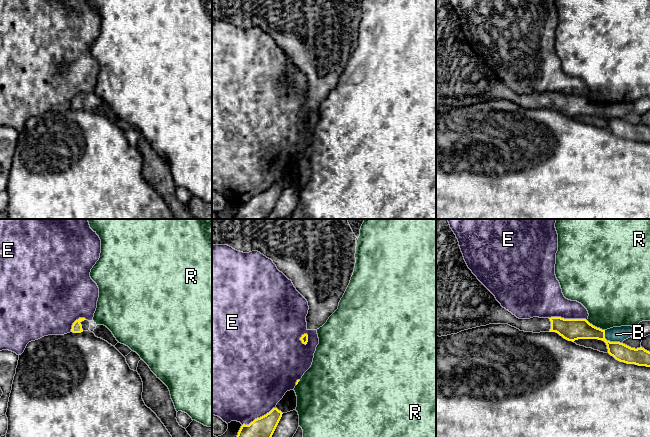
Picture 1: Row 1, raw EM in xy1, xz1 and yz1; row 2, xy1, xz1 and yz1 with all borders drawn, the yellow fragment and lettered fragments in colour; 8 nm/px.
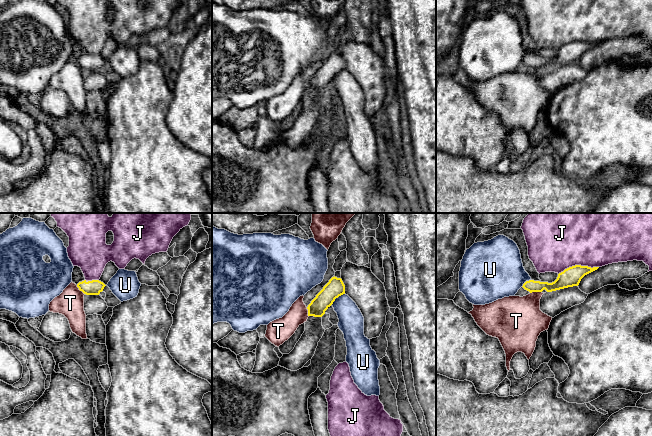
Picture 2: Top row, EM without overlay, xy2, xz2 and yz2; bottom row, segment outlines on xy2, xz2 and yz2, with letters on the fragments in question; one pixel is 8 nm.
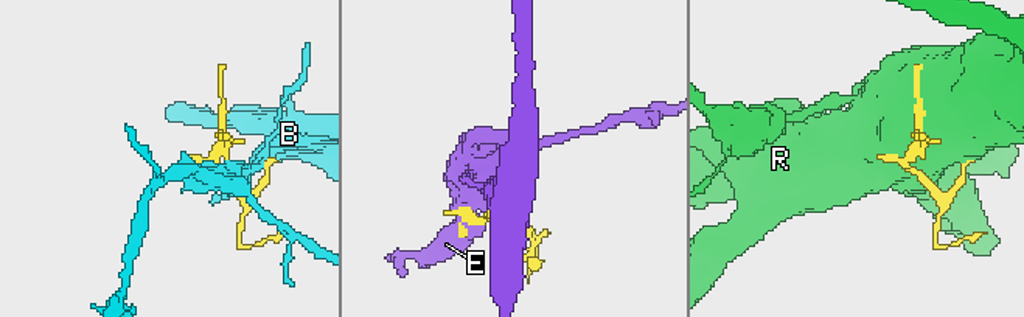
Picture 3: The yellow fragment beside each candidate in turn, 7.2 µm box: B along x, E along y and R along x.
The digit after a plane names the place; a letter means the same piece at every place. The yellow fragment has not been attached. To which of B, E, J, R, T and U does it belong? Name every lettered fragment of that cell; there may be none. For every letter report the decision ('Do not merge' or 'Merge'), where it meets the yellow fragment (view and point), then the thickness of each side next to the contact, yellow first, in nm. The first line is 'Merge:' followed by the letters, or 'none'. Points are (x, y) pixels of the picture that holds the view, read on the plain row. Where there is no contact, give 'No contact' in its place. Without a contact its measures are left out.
Merge: none
B: Do not merge. Touches yellow at yz1 (609, 117). Thickness 160 nm (yellow) against 130 nm
E: Do not merge. Touches yellow at yz1 (568, 95). Thickness 180 nm (yellow) against 300 nm
J: Do not merge. Touches yellow at yz2 (578, 41). Thickness 150 nm (yellow) against 380 nm
R: Do not merge. Touches yellow at yz1 (594, 102). Thickness 180 nm (yellow) against 420 nm
T: Do not merge. Touches yellow at yz2 (535, 67). Thickness 130 nm (yellow) against 360 nm
U: Do not merge. Touches yellow at xz2 (337, 73). Thickness 150 nm (yellow) against 200 nm

